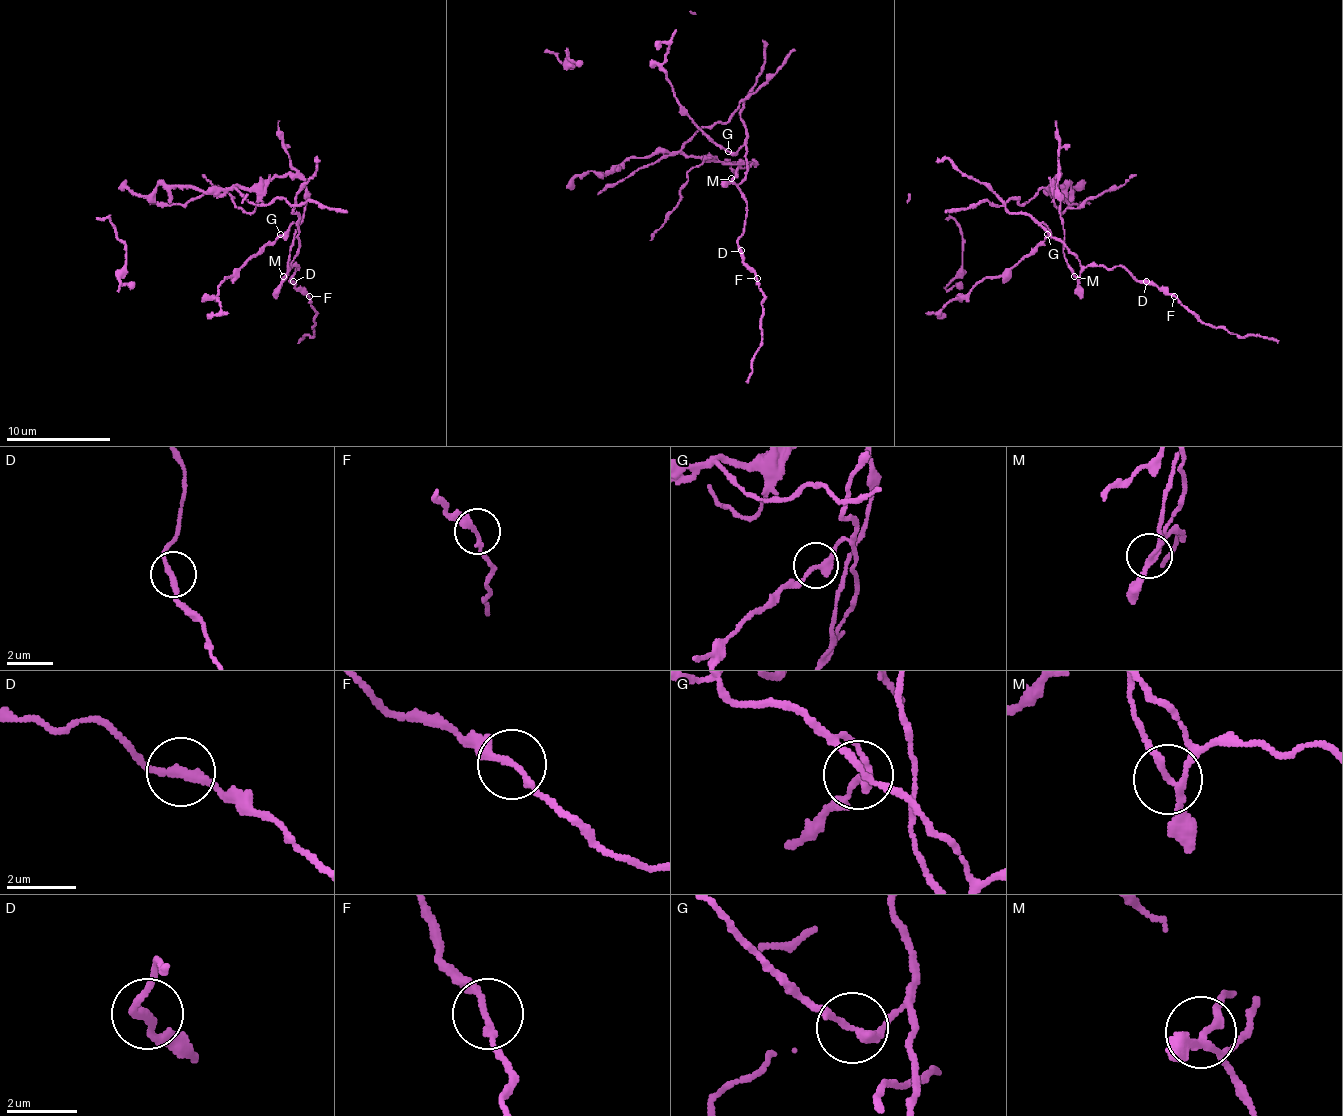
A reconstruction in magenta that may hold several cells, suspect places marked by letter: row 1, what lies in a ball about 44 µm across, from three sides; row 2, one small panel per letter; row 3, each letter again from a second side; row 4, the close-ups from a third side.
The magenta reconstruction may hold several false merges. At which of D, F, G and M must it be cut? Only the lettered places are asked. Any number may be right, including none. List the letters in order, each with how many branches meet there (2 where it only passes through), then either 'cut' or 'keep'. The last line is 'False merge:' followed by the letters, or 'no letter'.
D: 2 branches meet; keep
F: 2 branches meet; keep
G: 2 branches meet; cut
M: 3 branches meet; cut
False merge: G, M

